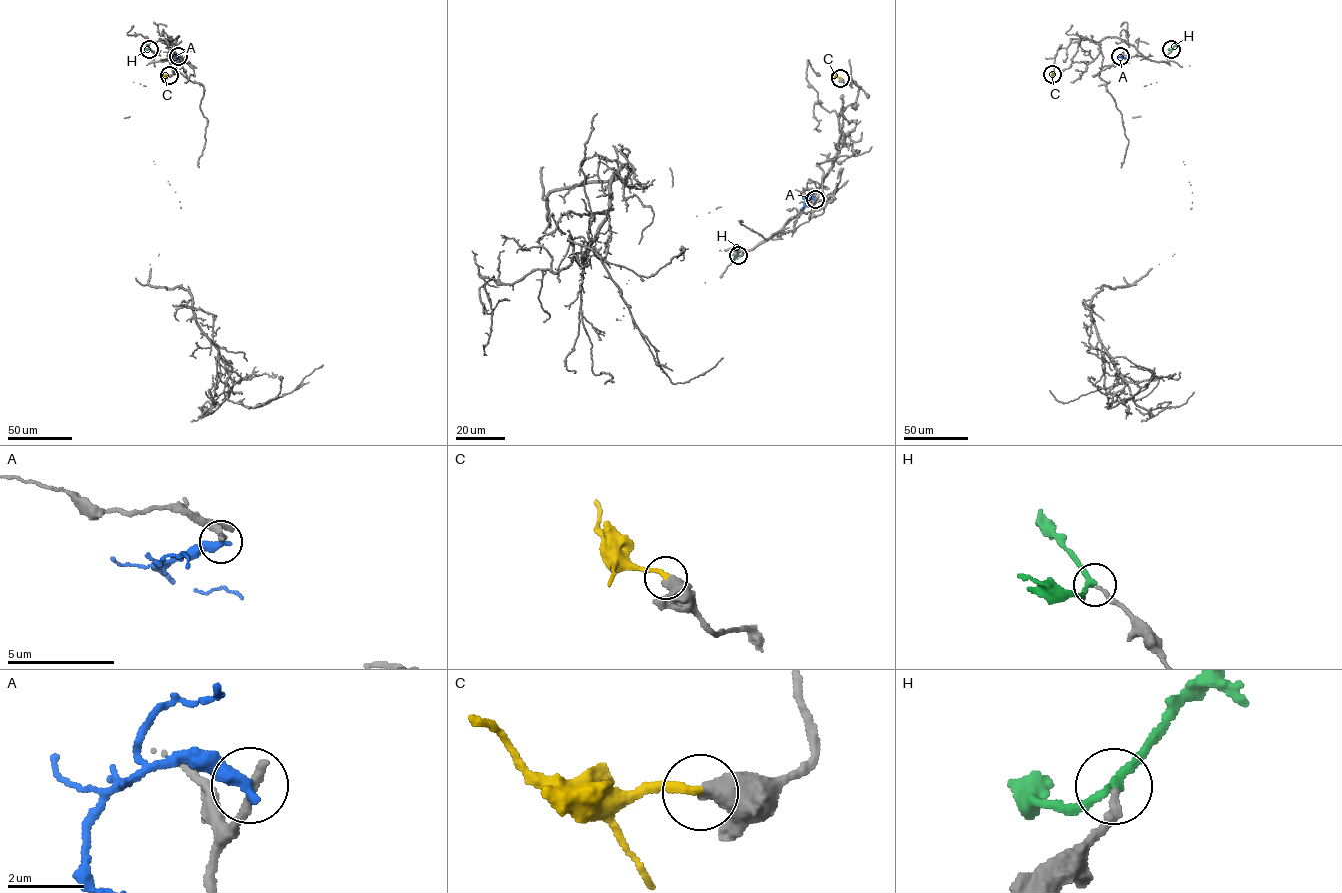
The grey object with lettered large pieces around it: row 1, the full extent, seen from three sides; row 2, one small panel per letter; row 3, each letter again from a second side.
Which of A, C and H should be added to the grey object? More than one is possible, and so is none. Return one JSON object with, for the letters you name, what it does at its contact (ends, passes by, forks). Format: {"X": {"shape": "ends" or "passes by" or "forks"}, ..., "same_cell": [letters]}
{"C": {"shape": "ends"}, "H": {"shape": "passes by"}, "same_cell": ["C", "H"]}

